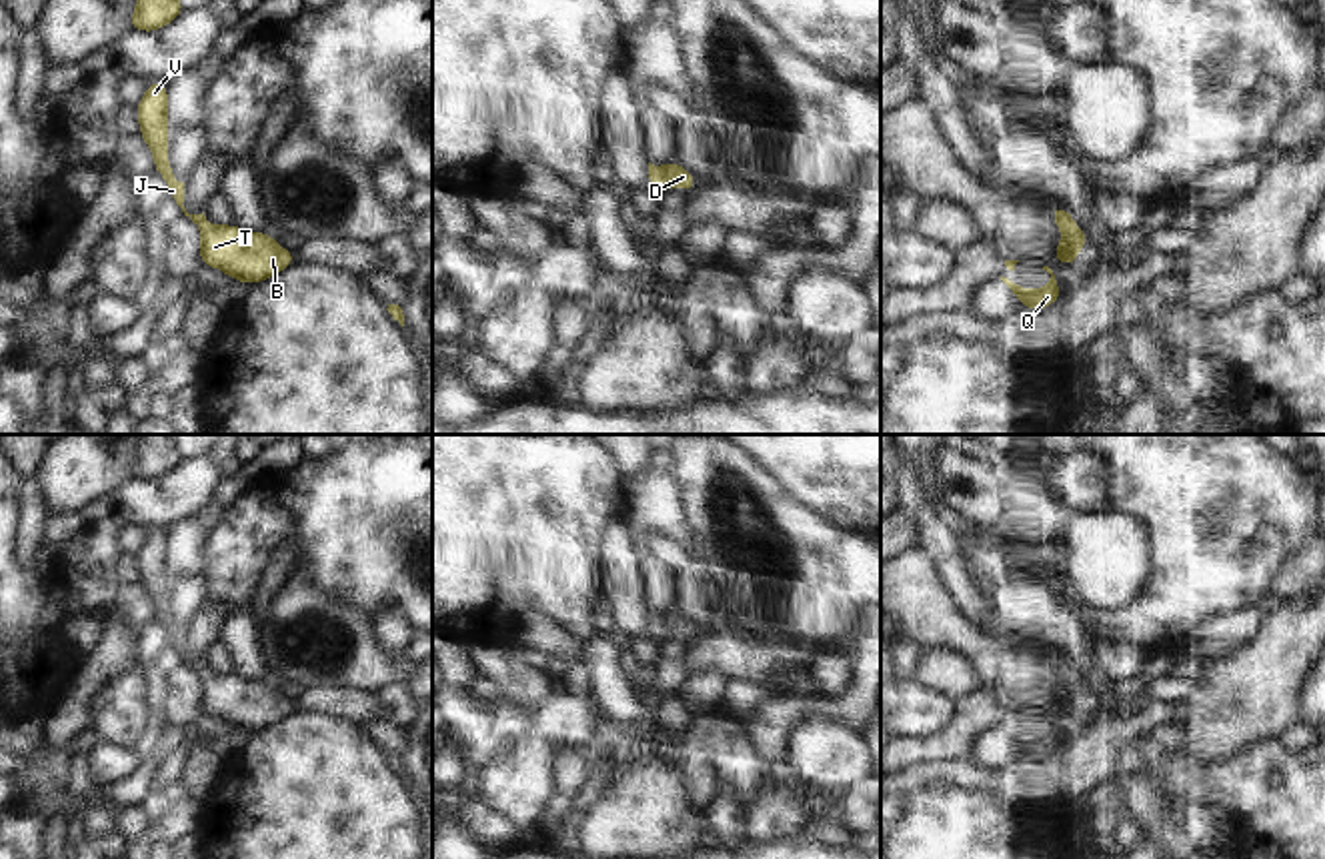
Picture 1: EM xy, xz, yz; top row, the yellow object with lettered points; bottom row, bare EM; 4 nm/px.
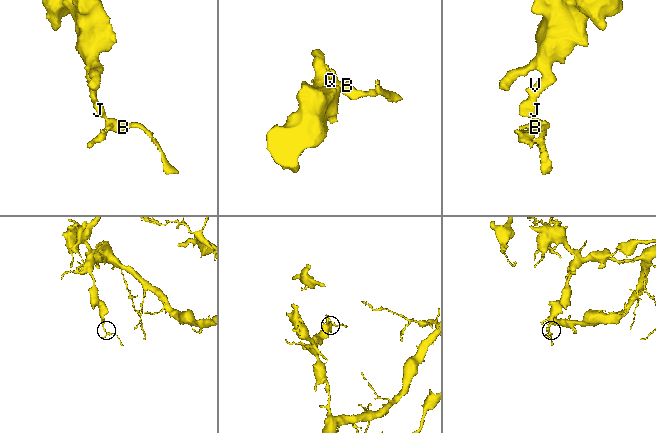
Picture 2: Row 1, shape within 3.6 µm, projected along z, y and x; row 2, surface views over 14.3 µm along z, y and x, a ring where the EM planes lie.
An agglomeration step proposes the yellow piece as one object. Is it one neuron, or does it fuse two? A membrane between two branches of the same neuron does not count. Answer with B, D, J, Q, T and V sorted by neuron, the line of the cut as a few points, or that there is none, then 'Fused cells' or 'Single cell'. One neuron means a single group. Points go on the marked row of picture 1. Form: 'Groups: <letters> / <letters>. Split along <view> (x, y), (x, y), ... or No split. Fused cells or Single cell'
Groups: B D J Q T V. No split. Single cell.

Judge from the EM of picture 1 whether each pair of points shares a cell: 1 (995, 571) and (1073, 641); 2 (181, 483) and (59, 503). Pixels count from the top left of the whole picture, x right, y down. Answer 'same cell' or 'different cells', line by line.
1: same cell
2: different cells

